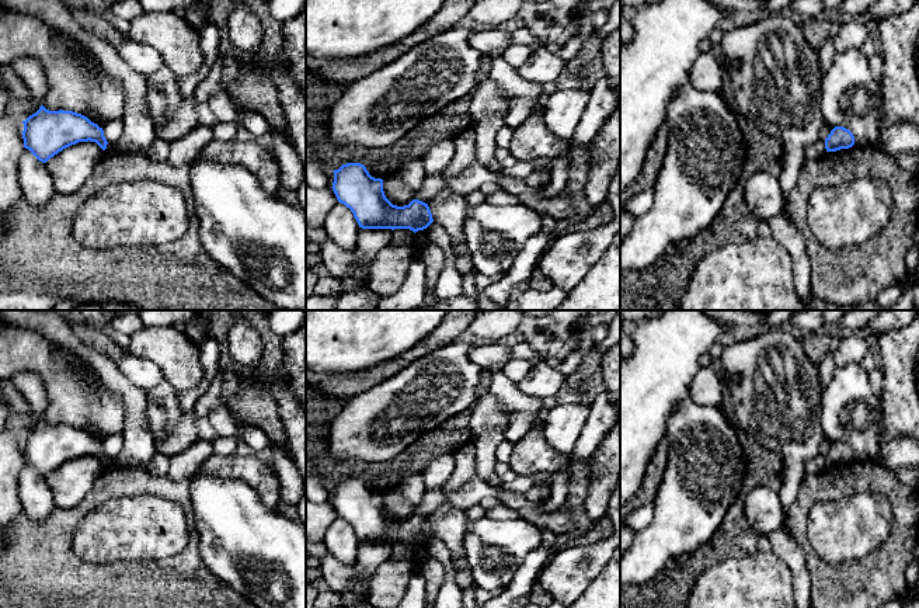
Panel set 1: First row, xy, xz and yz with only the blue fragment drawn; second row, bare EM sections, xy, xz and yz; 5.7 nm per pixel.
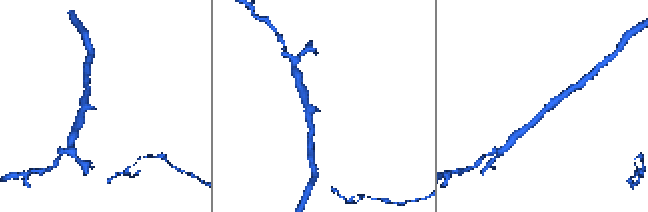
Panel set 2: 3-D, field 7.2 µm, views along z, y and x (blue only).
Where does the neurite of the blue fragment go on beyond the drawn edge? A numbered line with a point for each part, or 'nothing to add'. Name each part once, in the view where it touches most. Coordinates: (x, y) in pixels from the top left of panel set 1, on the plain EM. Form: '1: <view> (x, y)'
nothing to add

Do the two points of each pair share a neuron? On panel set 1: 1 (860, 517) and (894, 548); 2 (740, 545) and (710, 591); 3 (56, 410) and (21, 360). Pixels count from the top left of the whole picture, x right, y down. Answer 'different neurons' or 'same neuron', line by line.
1: different neurons
2: different neurons
3: same neuron

